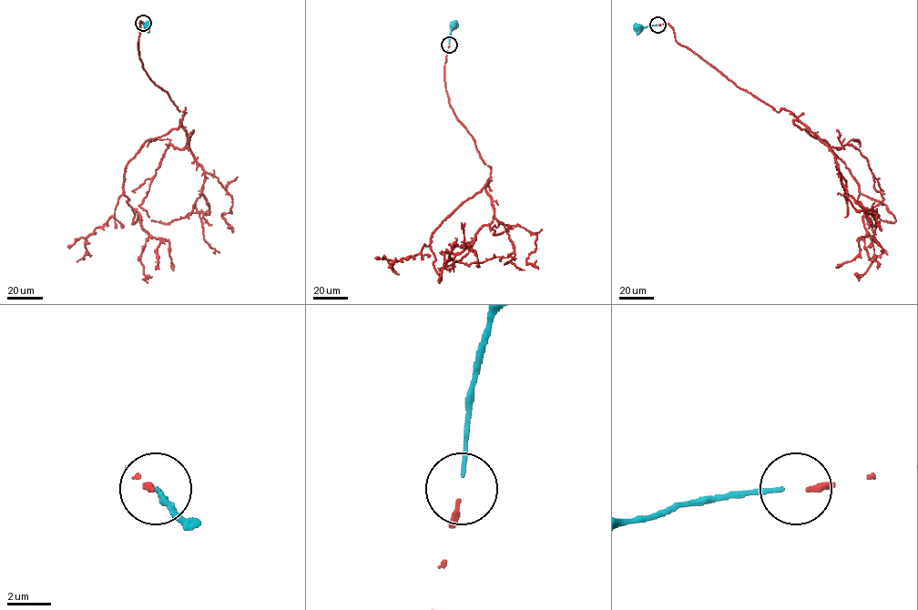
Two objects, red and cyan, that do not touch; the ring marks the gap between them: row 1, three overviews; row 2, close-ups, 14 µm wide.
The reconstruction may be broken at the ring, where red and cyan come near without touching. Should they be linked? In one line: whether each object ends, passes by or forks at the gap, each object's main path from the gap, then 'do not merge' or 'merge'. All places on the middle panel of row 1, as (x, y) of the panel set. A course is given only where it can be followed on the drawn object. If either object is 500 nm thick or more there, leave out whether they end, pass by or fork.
red ends; cyan ends; course red (449, 45), (449, 104), (491, 169), (487, 184), (432, 233), (439, 282), (446, 249), (467, 248), (462, 223); course cyan (449, 44), (453, 25); merge

